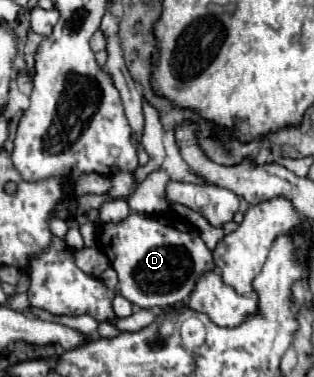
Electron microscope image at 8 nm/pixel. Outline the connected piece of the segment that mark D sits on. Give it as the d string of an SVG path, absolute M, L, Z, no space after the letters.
M131 213L125 221L117 225L105 223L101 225L101 233L99 233L99 249L103 249L103 253L109 255L109 261L113 263L113 269L119 275L119 293L141 309L165 307L185 301L191 295L191 289L195 289L195 281L203 273L215 267L213 253L207 251L207 245L203 243L199 233L189 225L185 225L177 215L151 217L151 215Z

